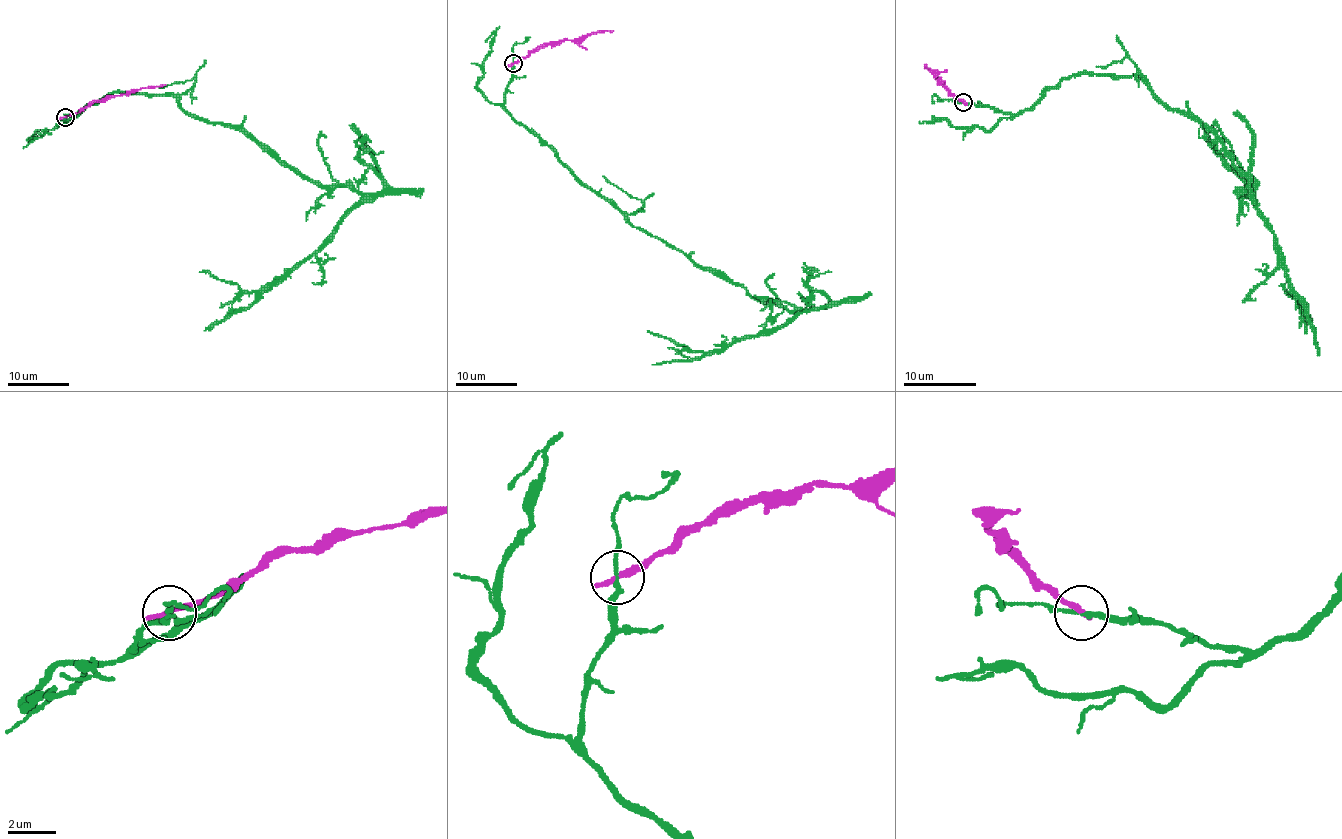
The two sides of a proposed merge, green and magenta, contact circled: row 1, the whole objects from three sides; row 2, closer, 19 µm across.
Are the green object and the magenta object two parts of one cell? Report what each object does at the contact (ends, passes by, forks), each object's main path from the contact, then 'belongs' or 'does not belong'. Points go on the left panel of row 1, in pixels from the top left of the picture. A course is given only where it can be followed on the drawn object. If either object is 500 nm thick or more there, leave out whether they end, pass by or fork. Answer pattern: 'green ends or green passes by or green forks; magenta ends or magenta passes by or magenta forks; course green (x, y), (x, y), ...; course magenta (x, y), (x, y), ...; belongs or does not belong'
green passes by; magenta ends; course green (65, 117), (56, 126), (108, 94), (171, 94), (361, 196), (258, 290), (199, 272); course magenta (65, 117), (99, 100), (165, 85); does not belong

